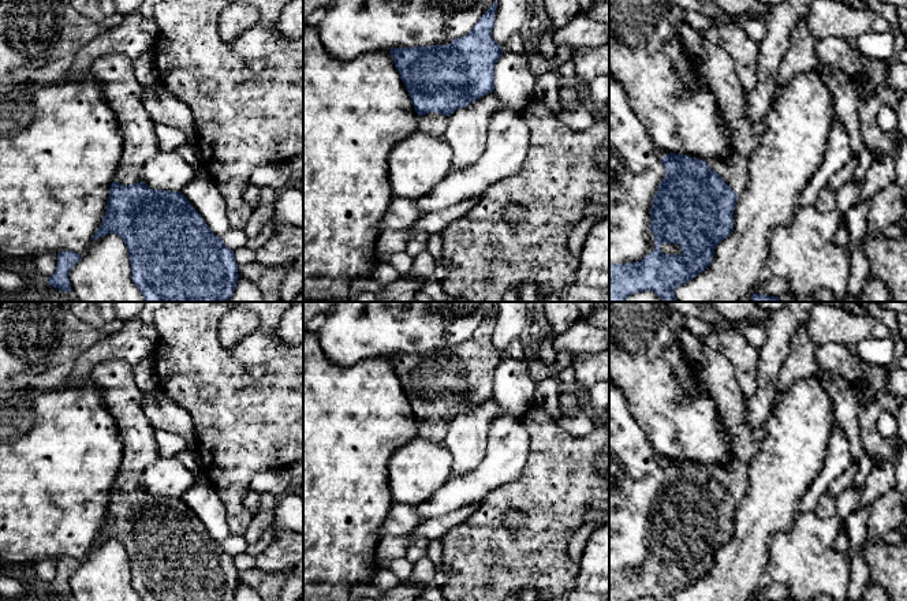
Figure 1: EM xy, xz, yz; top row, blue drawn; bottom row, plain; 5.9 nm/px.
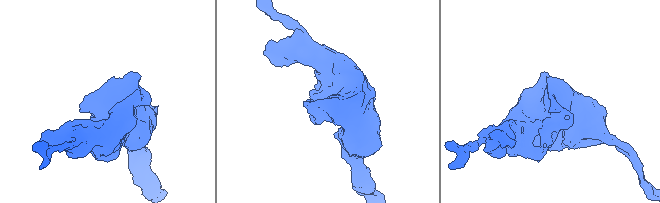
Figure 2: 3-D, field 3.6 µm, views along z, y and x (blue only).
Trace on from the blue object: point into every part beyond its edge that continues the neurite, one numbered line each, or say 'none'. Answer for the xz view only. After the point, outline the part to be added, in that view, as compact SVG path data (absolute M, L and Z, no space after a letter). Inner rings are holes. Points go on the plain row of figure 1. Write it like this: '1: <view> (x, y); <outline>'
1: xz (432, 429); M429 418L418 425L418 436L432 443L444 444L447 433L448 422L445 421Z

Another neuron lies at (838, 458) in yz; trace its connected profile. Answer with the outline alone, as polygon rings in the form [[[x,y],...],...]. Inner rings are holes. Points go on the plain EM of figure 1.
[[[835,428],[828,441],[824,466],[802,497],[799,509],[813,512],[829,485],[848,469],[852,460],[848,438],[840,428]]]

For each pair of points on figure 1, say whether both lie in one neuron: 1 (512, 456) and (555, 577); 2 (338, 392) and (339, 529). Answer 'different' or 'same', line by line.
1: different
2: same

